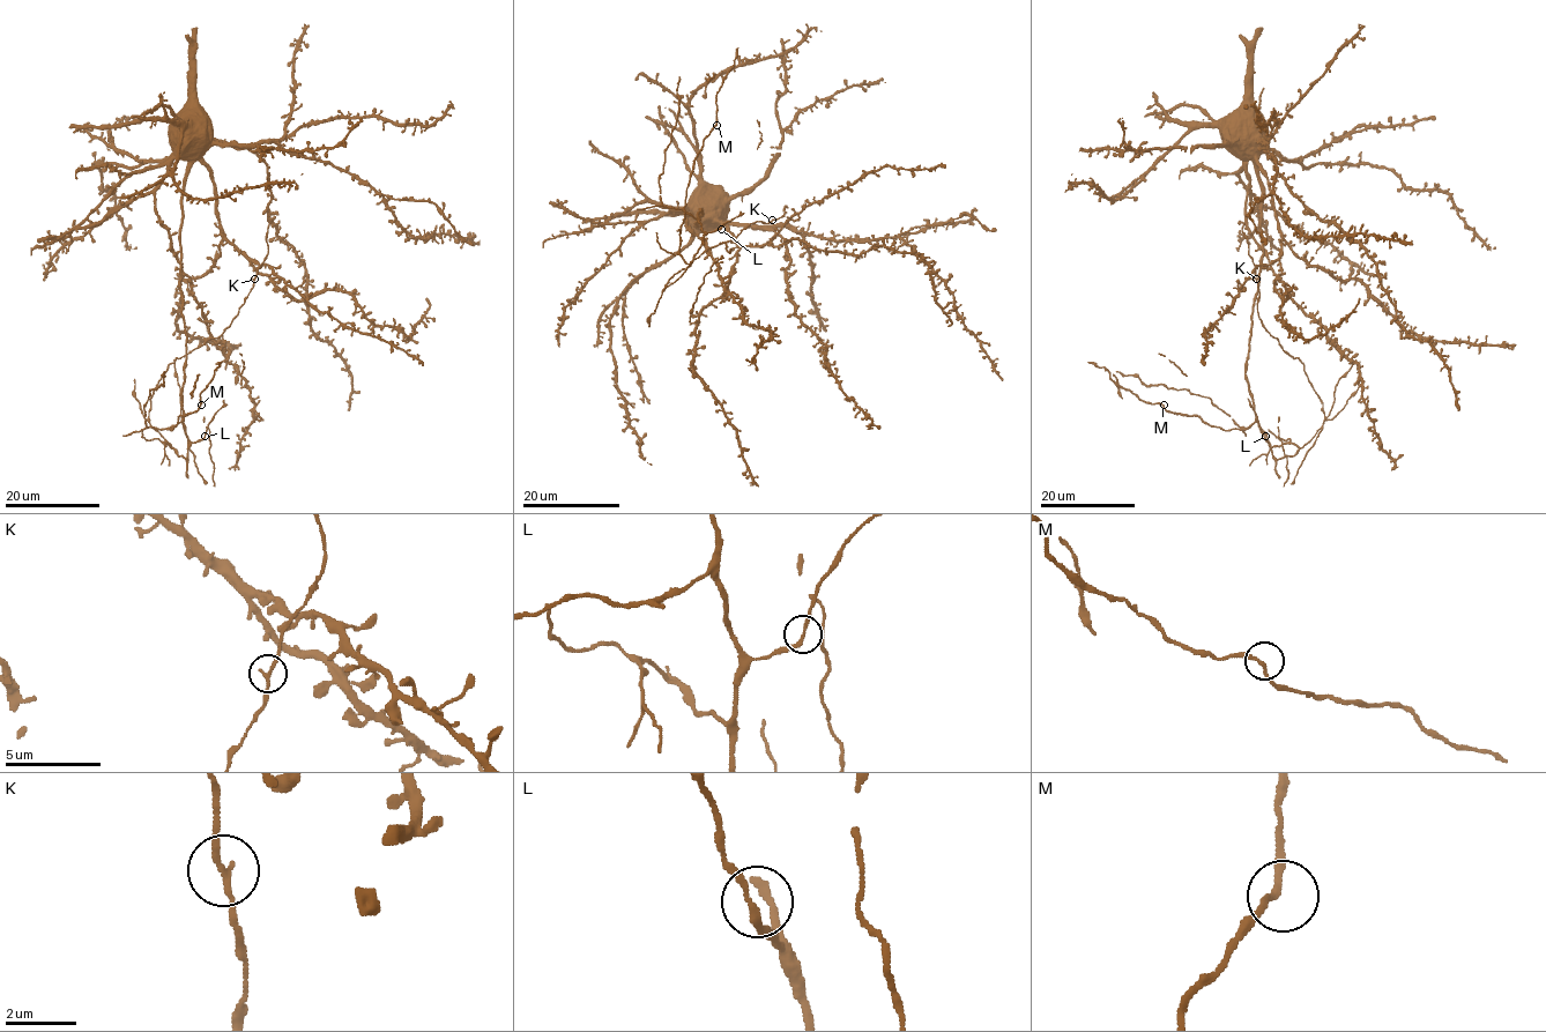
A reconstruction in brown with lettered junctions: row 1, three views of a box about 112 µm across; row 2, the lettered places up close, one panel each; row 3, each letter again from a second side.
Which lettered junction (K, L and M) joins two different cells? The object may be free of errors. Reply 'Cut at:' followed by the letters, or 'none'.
Cut at: none

